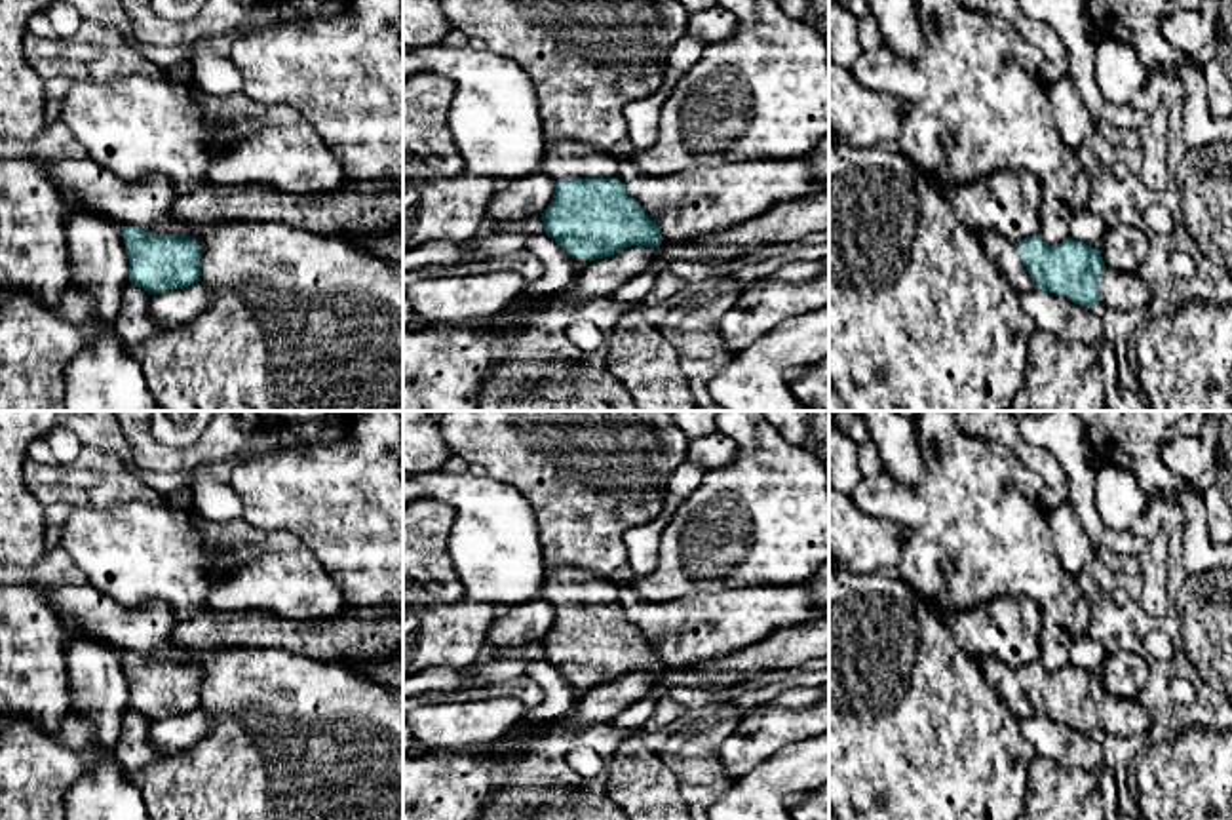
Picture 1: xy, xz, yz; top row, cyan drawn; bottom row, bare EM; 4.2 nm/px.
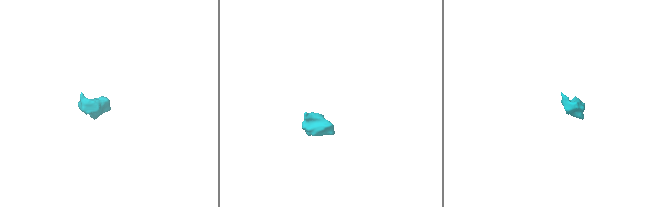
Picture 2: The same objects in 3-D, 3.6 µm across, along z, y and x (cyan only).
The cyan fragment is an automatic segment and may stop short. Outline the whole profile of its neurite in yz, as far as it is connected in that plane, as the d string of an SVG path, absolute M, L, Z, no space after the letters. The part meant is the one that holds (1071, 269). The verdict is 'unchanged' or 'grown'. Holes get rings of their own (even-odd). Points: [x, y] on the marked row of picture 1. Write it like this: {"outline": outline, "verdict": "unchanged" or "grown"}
{"outline": "M994 232L977 236L985 255L1017 293L1049 291L1088 308L1101 301L1137 318L1148 310L1146 283L1137 274L1107 266L1097 247L1074 238L1048 245L1038 234L1019 244Z", "verdict": "grown"}

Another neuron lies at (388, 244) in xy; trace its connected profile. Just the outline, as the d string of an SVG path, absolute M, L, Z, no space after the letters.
M403 225L350 242L403 268Z

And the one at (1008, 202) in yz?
M1030 171L989 173L968 186L945 181L939 188L956 217L973 232L994 232L1011 244L1040 232L1040 205L1046 194Z

